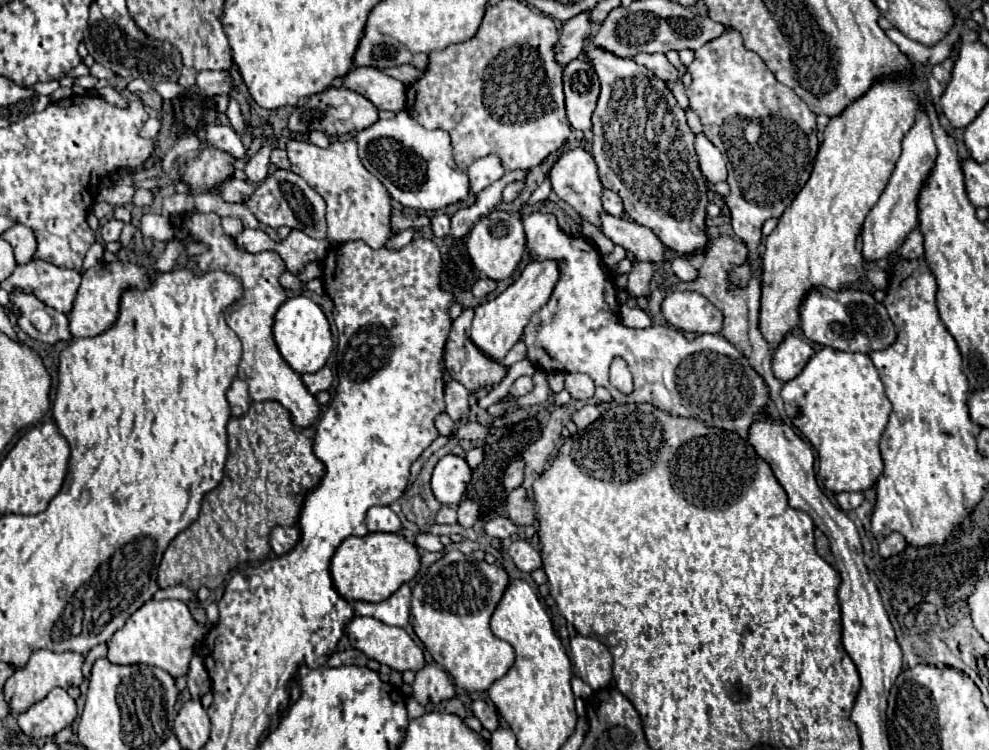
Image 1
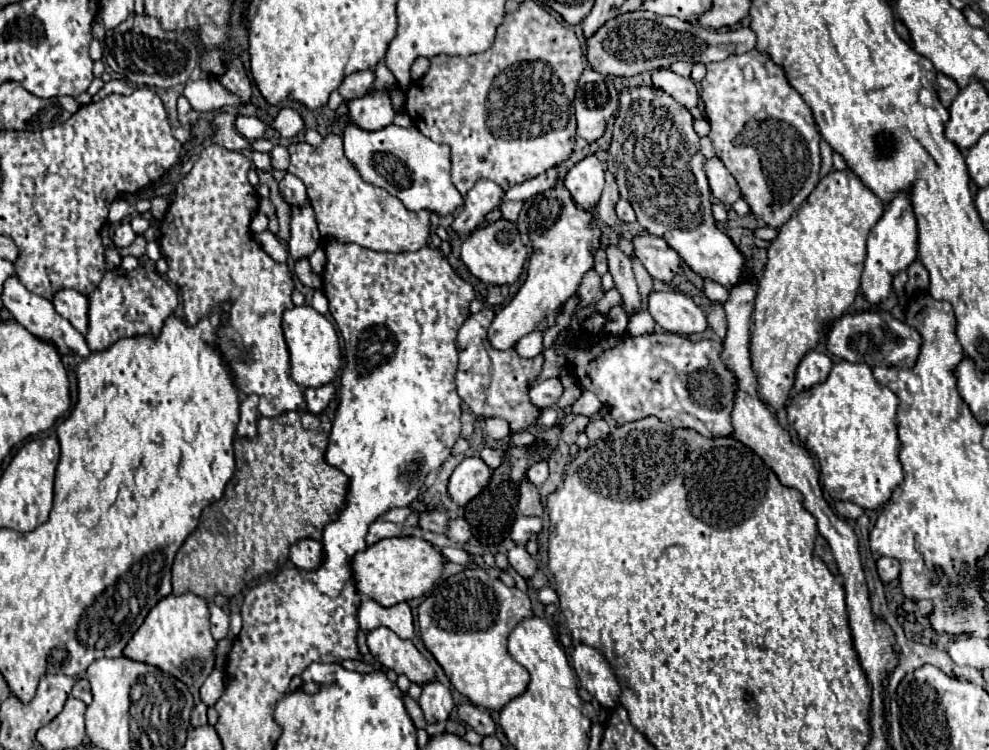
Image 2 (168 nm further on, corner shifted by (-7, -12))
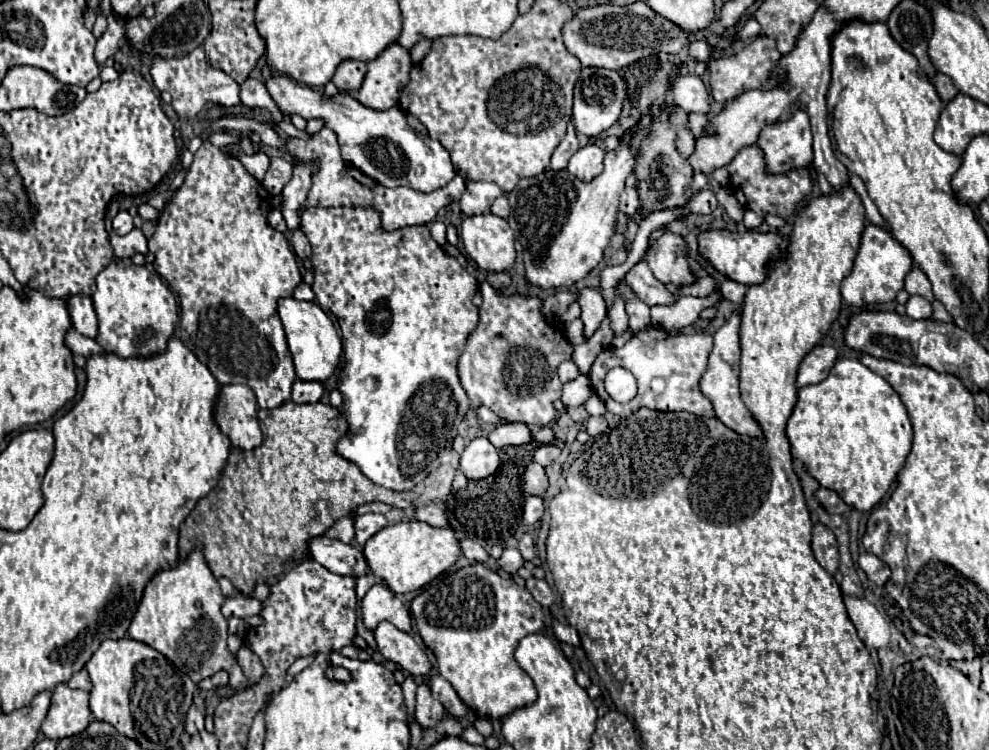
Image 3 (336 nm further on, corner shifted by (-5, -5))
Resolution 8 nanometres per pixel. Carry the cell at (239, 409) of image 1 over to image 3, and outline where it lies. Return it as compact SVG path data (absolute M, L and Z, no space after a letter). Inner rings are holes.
M223 385L217 405L215 423L237 449L255 449L263 435L257 421L257 399L249 385Z

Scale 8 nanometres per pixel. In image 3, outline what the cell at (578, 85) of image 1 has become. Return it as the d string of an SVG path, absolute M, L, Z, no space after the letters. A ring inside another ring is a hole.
M583 67L581 77L575 85L575 101L573 101L573 121L579 133L587 137L597 137L605 129L609 129L621 113L621 103L625 99L625 83L617 71L597 69L597 67Z

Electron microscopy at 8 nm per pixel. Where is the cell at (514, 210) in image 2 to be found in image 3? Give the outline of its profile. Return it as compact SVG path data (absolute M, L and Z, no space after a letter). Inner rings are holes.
M501 195L499 199L495 199L495 203L491 205L491 213L493 213L493 215L499 215L499 217L503 217L503 219L507 219L509 211L511 211L511 207L509 207L509 201L507 201L505 195Z

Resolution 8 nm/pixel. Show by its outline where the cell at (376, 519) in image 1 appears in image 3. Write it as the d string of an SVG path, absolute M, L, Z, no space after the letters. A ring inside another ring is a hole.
M379 513L361 515L355 519L355 541L363 547L377 531L381 531L387 525L389 525L389 521L385 515L379 515Z

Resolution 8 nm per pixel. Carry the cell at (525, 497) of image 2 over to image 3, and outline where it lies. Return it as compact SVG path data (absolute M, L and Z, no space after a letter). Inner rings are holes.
M533 461L533 463L525 469L525 473L523 473L523 491L525 491L527 495L543 497L543 495L545 495L545 489L547 489L545 469Z

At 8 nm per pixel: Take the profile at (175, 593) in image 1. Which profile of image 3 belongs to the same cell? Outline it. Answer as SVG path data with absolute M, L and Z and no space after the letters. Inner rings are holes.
M237 595L237 597L227 597L227 601L221 607L221 613L225 619L231 617L249 617L261 611L261 603L257 599L245 597L245 595Z

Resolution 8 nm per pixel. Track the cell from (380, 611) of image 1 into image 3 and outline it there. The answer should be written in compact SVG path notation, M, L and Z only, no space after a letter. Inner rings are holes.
M373 585L361 603L361 615L367 629L375 629L379 621L393 623L399 631L411 631L411 615L403 601L385 585Z

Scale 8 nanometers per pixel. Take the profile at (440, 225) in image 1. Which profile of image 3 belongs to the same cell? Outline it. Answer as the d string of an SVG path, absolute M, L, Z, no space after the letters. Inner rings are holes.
M469 181L461 197L461 211L467 217L489 213L489 205L493 205L499 195L503 195L503 191L499 185L493 185L493 181Z

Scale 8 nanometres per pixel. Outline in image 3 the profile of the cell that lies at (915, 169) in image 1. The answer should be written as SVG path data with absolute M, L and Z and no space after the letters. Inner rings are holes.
M867 223L861 247L855 257L855 265L851 275L843 281L841 293L847 305L863 305L863 303L879 303L879 301L893 301L897 291L903 289L903 279L911 271L913 259L909 251L891 235L889 227L879 227L875 223Z

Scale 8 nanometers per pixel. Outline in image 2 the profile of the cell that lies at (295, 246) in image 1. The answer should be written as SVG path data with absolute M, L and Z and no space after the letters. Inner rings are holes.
M307 200L305 206L291 206L291 236L287 242L289 254L295 260L309 258L319 246L319 240L321 240L321 234L317 230L311 202Z

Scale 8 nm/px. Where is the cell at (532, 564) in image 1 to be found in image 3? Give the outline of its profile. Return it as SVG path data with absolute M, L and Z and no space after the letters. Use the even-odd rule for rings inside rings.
M507 547L501 555L501 559L497 559L497 565L507 573L517 573L523 567L523 563L525 563L525 559L521 557L519 549L515 549L515 547Z

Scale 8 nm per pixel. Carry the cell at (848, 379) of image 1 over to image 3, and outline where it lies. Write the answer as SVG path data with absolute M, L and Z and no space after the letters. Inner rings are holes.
M843 357L835 361L825 381L799 389L799 399L787 421L787 437L793 457L805 463L807 471L821 483L821 487L833 489L855 509L869 511L885 497L901 465L905 465L913 441L913 429L897 391L883 377L861 365L859 359Z

